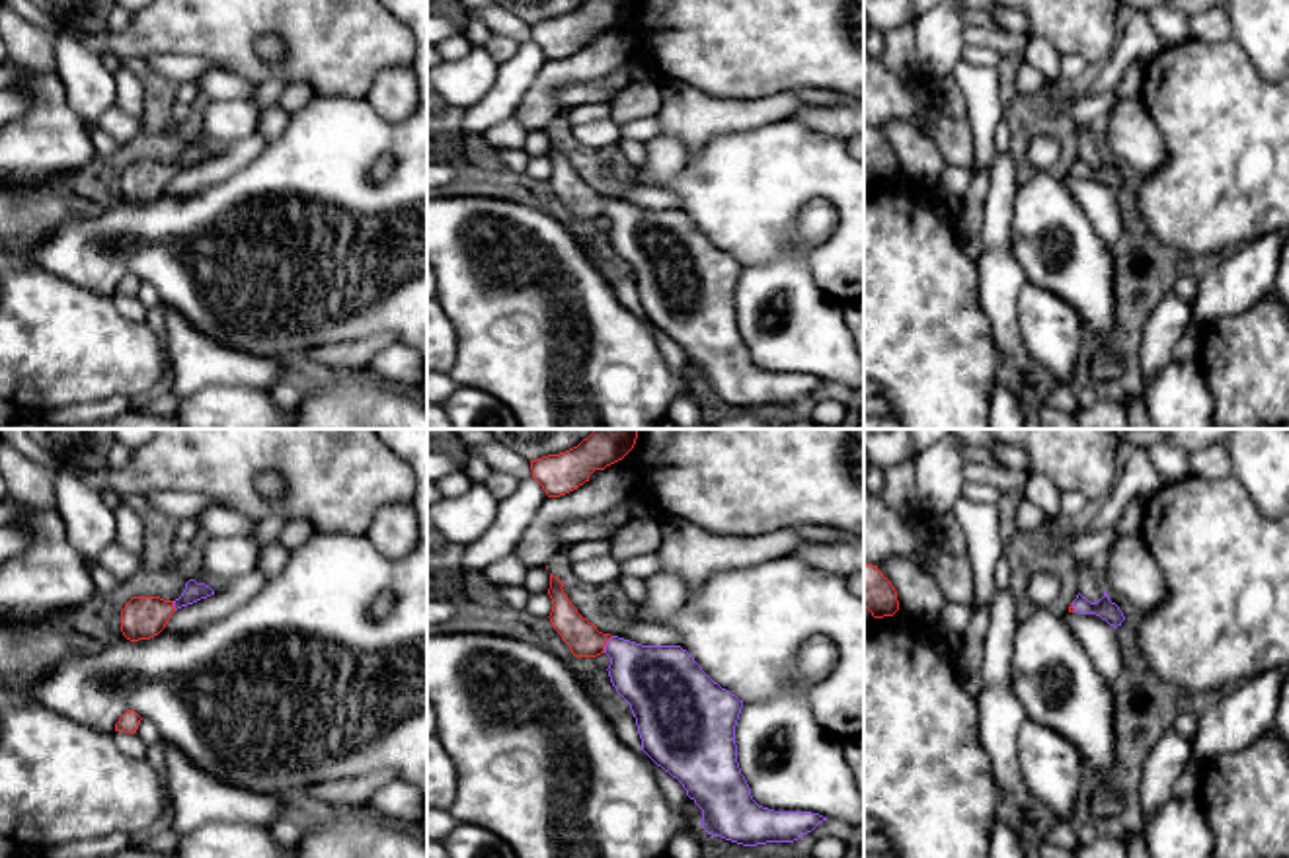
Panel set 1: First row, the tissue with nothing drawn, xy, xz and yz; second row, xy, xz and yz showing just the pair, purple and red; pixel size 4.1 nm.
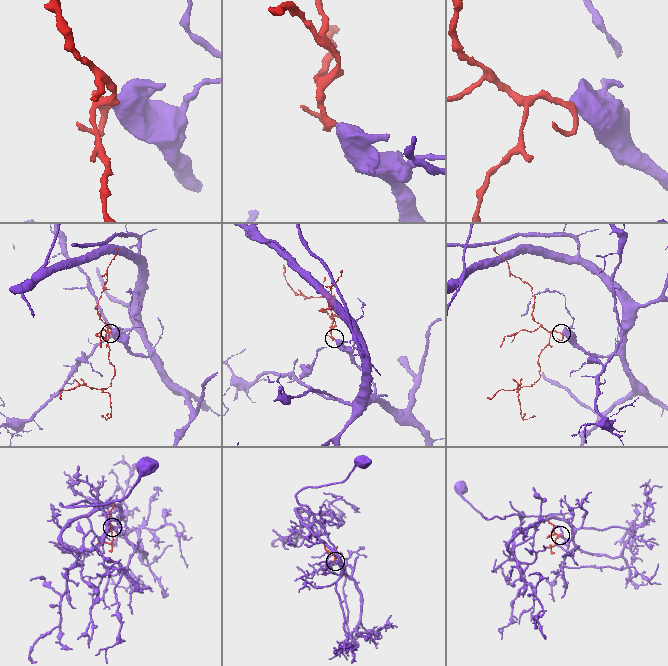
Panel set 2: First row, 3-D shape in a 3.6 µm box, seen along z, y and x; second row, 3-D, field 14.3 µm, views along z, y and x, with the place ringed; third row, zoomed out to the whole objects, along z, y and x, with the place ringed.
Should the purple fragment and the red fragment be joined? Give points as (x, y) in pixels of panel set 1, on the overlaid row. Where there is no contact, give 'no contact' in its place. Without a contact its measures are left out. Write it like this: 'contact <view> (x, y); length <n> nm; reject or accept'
contact xz (607, 644); length 80 nm; accept

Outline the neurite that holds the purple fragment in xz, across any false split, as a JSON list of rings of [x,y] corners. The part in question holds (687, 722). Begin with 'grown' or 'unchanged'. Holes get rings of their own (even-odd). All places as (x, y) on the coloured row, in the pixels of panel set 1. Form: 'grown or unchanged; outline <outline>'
grown; outline [[[550,573],[550,622],[575,657],[610,657],[608,677],[616,692],[630,704],[642,751],[677,778],[686,796],[702,809],[702,829],[712,837],[757,846],[794,842],[811,833],[827,817],[811,811],[774,811],[759,805],[737,762],[735,725],[743,708],[729,690],[714,682],[681,645],[642,645],[603,634],[583,618],[564,593],[564,581]]]

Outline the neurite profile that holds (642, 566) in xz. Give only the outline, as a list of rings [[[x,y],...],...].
[[[657,552],[620,562],[620,575],[634,575],[645,581],[655,573],[661,573],[661,562]]]

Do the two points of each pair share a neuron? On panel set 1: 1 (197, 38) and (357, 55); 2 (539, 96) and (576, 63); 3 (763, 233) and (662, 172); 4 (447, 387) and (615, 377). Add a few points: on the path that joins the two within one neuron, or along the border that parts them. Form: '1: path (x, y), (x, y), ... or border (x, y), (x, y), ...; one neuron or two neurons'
1: path (236, 20), (318, 20); one neuron
2: path (548, 86), (566, 71); one neuron
3: border (689, 158), (664, 186); two neurons
4: border (447, 375), (457, 385); two neurons

